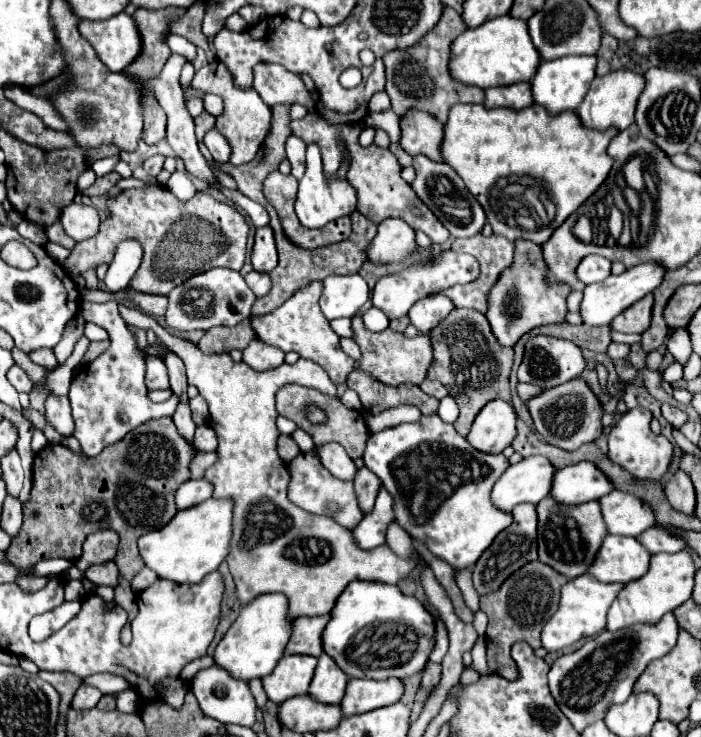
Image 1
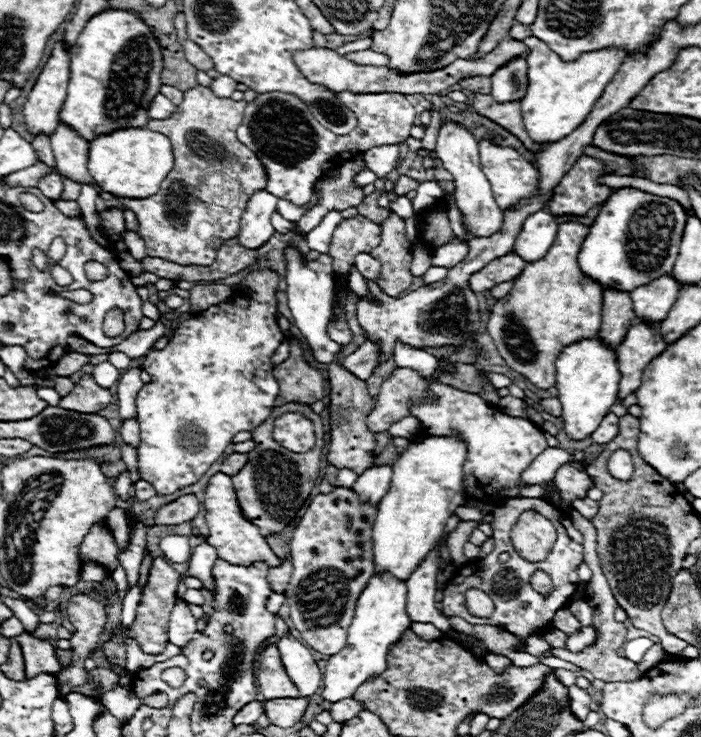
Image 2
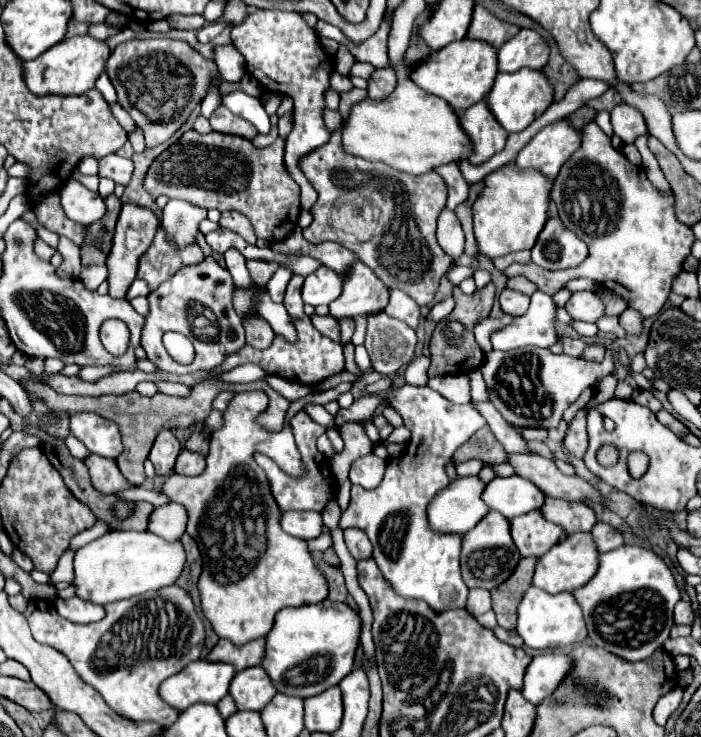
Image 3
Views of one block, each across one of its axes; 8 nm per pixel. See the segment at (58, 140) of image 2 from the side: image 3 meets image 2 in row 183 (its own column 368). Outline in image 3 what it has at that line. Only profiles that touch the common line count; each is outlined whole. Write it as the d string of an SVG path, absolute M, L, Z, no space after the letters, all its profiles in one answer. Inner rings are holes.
M392 68L374 70L372 76L368 78L368 96L372 100L382 100L394 90L394 86L396 86L396 76Z

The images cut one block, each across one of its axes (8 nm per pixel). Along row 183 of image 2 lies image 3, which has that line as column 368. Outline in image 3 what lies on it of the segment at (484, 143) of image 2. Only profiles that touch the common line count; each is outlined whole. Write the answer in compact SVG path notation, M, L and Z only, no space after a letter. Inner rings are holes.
M404 384L402 388L390 392L388 400L390 406L404 418L404 426L412 430L410 444L400 458L388 460L386 474L374 490L352 486L350 480L338 485L337 500L344 512L338 528L362 528L368 534L380 572L400 596L420 598L436 612L464 608L468 586L460 576L462 536L432 532L426 520L426 506L434 494L450 482L444 464L452 458L460 444L486 426L486 420L480 412L476 412L476 408L472 408L472 404L452 404L432 388Z

